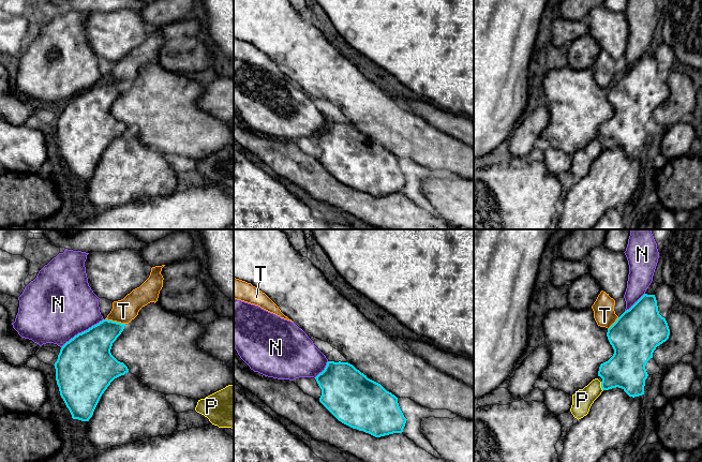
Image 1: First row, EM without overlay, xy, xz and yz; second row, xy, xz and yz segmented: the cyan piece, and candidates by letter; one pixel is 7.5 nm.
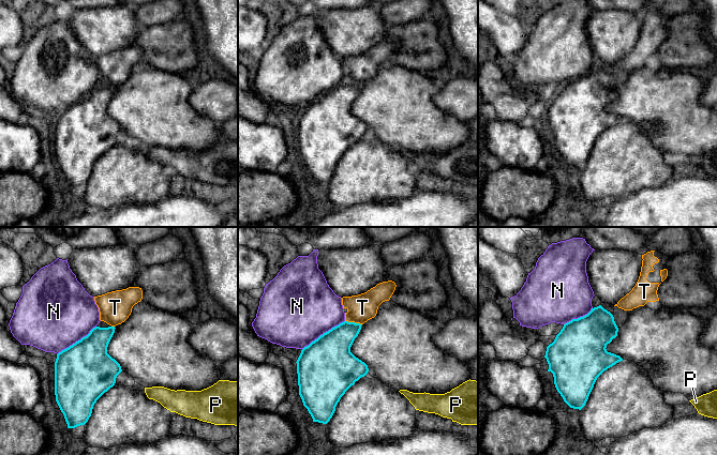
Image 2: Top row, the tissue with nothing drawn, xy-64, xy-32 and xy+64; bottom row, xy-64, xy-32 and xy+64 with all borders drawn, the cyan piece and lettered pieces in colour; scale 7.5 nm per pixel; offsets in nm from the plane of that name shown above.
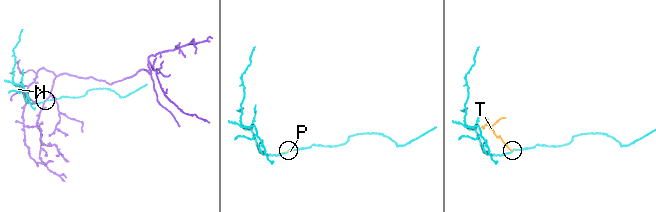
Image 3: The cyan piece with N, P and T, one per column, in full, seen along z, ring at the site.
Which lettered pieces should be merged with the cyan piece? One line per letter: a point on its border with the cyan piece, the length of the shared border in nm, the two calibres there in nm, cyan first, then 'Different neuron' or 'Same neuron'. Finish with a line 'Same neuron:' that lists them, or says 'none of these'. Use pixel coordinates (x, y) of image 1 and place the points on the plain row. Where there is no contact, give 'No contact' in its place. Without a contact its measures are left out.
N: Touches cyan at xy (81, 92). Shared border 380 nm. Thickness 440 nm (cyan) against 480 nm. Different neuron
P: Touches cyan at yz (601, 146). Shared border 70 nm. Thickness 280 nm (cyan) against 160 nm. Different neuron
T: Touches cyan at xy (115, 82). Shared border 160 nm. Thickness 260 nm (cyan) against 180 nm. Same neuron
Same neuron: T

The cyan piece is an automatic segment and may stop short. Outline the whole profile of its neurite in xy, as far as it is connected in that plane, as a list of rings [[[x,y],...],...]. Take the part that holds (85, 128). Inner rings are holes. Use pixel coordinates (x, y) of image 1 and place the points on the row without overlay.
[[[103,79],[61,107],[54,124],[56,140],[73,179],[89,181],[110,143],[129,132],[110,113],[124,86]]]

